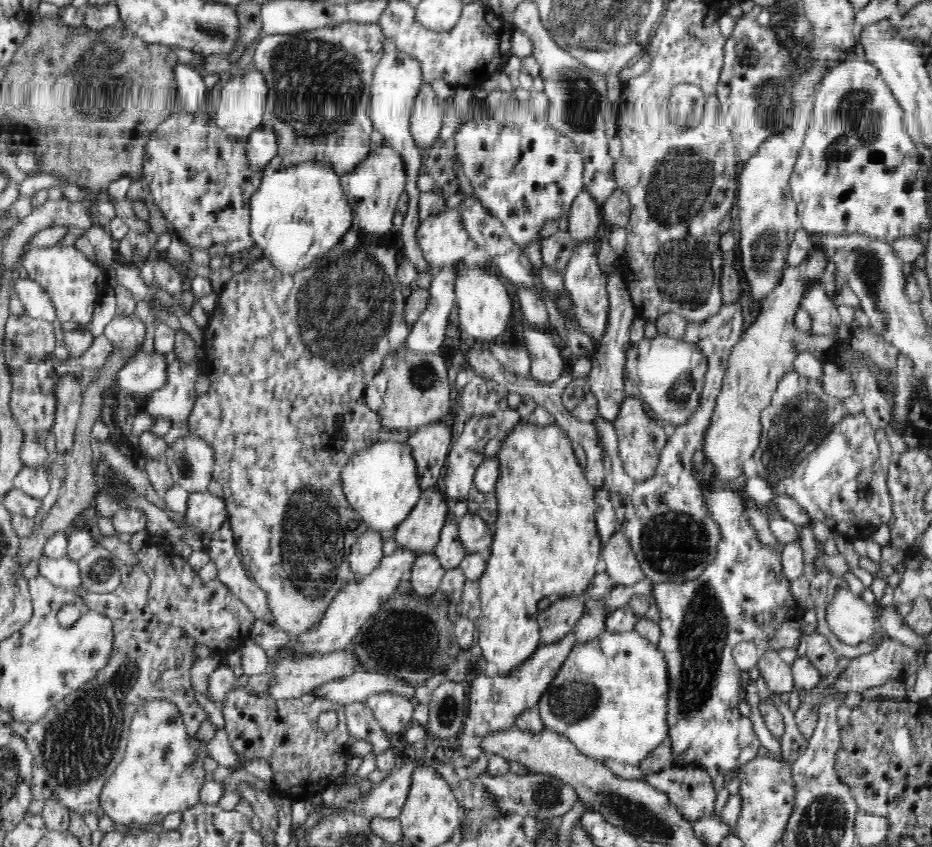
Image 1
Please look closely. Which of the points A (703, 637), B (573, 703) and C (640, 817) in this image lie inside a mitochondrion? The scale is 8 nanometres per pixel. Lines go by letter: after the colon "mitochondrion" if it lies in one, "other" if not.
A: mitochondrion
B: mitochondrion
C: mitochondrion

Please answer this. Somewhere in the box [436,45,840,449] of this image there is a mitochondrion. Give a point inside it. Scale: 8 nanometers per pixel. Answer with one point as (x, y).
(684, 271)

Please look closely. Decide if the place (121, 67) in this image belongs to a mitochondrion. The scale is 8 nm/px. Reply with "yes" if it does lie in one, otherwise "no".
yes

